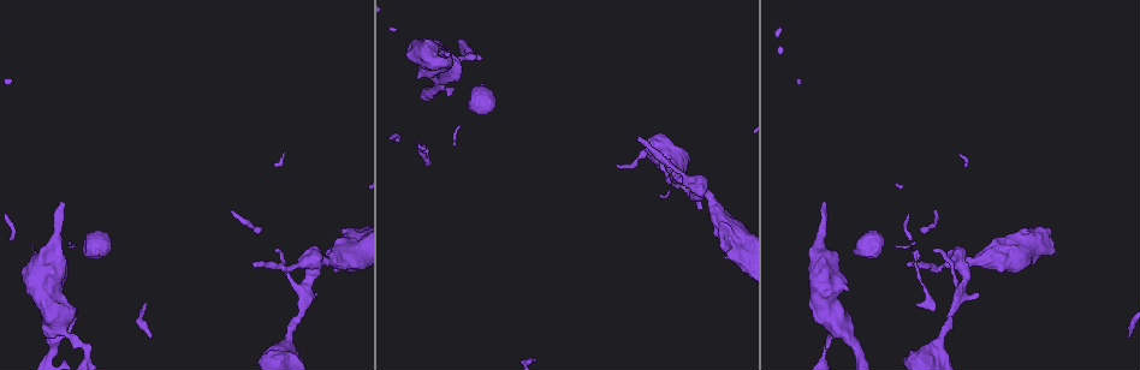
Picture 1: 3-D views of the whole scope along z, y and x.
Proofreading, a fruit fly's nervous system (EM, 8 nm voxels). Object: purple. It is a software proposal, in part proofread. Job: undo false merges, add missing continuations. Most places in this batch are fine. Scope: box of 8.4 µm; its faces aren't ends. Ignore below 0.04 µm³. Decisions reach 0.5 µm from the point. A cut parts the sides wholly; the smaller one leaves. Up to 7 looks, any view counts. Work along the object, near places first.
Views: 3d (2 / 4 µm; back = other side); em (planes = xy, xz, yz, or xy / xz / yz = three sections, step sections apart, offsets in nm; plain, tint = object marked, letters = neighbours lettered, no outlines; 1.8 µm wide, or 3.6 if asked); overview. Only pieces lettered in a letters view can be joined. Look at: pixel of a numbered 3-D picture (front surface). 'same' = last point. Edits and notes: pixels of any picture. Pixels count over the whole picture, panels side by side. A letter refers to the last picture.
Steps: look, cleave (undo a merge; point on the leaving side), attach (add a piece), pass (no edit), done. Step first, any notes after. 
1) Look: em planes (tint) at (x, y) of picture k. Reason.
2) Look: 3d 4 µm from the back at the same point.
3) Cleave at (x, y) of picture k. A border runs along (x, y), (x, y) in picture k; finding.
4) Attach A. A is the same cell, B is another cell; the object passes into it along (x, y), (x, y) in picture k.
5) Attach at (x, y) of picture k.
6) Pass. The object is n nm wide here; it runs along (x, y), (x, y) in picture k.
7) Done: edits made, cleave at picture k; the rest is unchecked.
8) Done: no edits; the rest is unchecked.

Look: em 3.6 µm xy step 4 (tint) at (439, 76) of picture 1. Sharp bend.

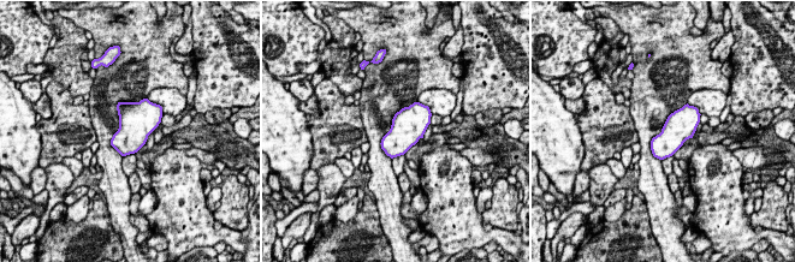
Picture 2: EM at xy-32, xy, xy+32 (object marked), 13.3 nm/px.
Look: em 3.6 µm planes (tint) at the same point. Another direction.

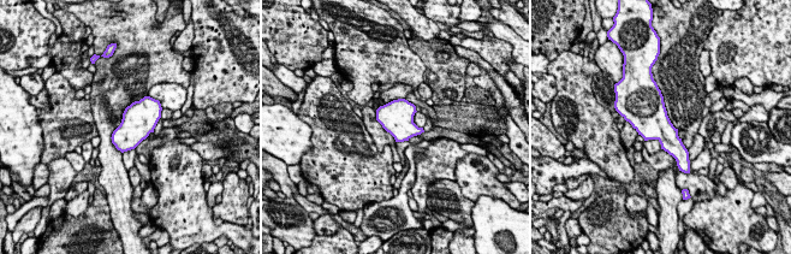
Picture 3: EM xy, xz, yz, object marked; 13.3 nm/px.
Look: em 3.6 µm planes (letters) at the same point. What lies round it.

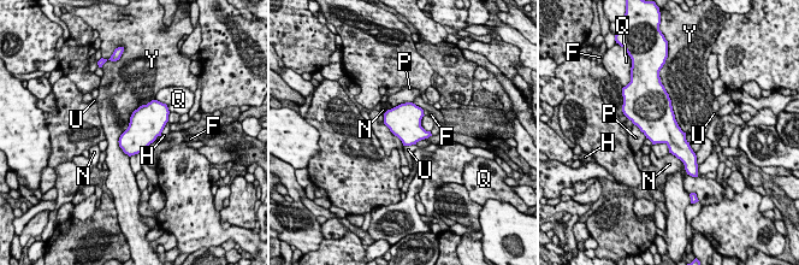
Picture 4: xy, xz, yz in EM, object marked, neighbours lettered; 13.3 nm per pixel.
Pass. F, H, N, P, Q, U and Y are other cells; a border runs along (154, 99), (119, 137), (129, 157) in picture 4; all the same neuron.

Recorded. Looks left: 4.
Look: em planes (plain) at (636, 140) of picture 1. Branch stops here.

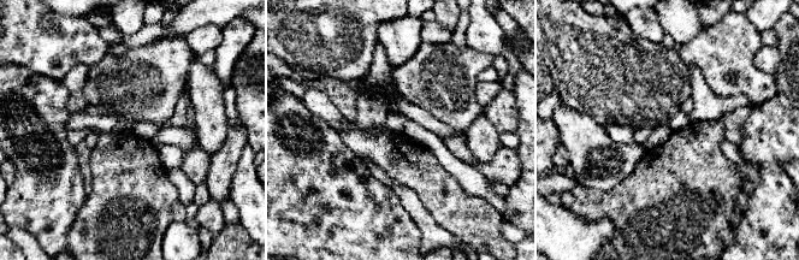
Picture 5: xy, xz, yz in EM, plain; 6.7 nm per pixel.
Look: em planes (tint) at the same point. With the object marked.

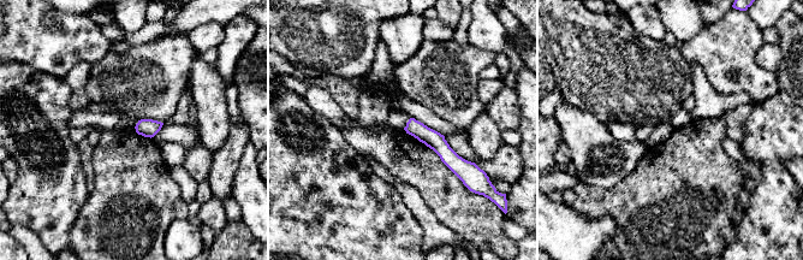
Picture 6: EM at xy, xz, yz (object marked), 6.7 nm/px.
Look: em planes (letters) at the same point.

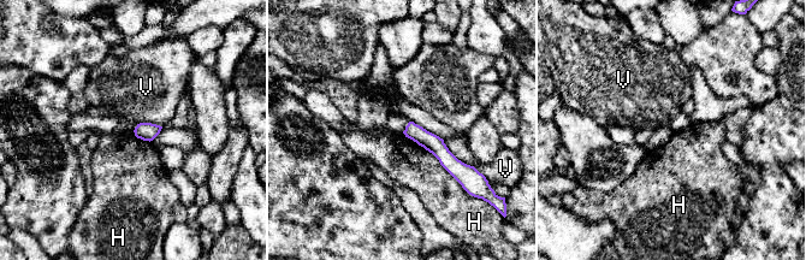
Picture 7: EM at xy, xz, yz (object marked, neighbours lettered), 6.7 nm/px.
Pass. The longest contact is with H, 500 nm; H and V are other cells; a border runs along (406, 136), (427, 149), (463, 188) in picture 7; none of them fits.

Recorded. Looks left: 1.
Look: em planes (letters) at (286, 343) of picture 1.

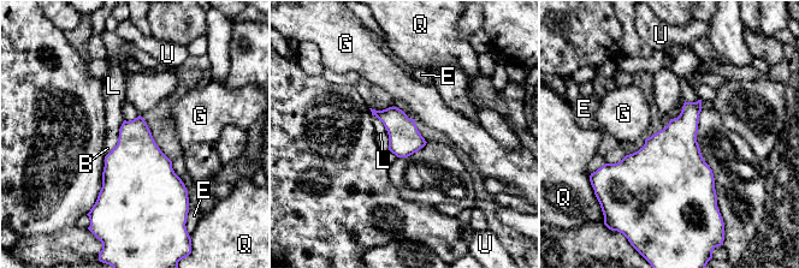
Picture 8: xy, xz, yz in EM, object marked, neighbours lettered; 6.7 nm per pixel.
Pass. The longest contact is with L, 260 nm; B, E, G, L, Q and U are other cells; a border runs along (373, 114), (386, 131), (389, 149) in picture 8; all the same neuron.

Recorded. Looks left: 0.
Done: no edits; the rest is unchecked.

